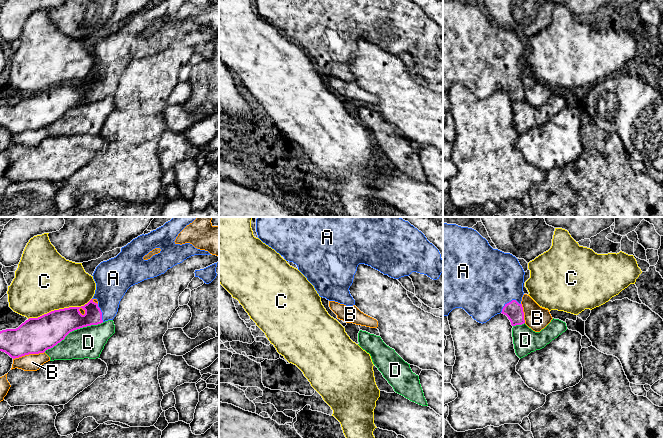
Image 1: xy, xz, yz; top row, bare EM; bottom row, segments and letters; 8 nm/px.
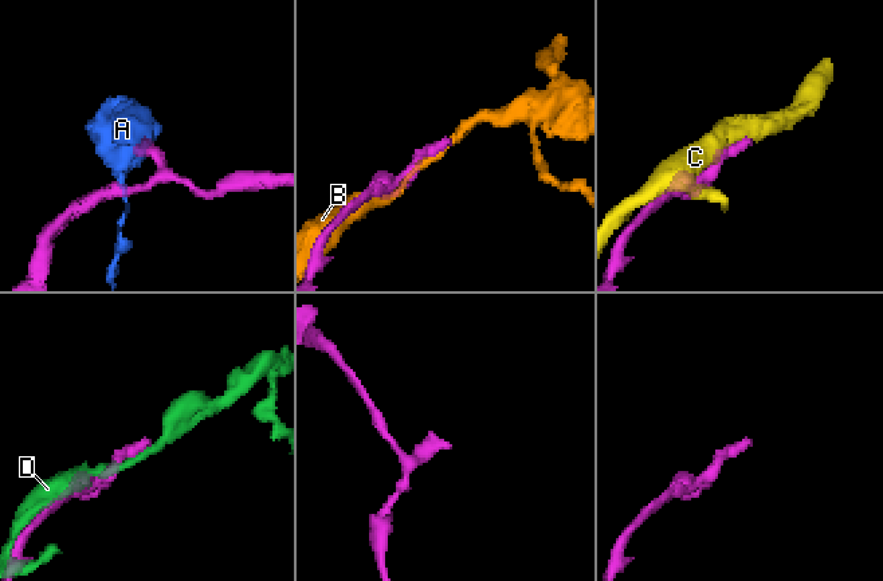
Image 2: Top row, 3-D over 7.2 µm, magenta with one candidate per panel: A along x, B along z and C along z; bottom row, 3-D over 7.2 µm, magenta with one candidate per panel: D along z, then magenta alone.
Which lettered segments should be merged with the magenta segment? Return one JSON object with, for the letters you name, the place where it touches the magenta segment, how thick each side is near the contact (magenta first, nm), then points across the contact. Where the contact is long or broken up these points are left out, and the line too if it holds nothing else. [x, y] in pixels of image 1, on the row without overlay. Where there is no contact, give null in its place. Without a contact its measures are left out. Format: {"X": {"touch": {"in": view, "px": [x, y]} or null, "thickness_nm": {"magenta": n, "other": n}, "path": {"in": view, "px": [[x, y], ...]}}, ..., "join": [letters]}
{"A": {"touch": {"in": "yz", "px": [509, 78]}, "thickness_nm": {"magenta": 150, "other": 480}}, "join": ["A"]}

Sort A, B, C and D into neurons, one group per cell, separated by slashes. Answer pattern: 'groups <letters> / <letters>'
groups A / B / C / D

